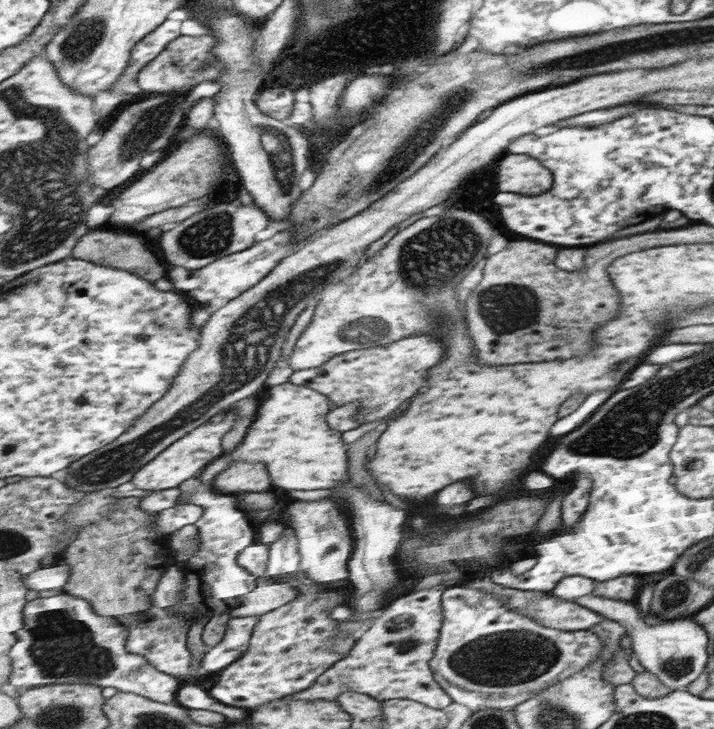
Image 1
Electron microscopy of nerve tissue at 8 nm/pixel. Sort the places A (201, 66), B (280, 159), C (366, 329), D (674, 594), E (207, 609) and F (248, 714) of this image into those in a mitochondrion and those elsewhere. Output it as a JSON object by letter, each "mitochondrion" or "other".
{"A":"mitochondrion","B":"mitochondrion","C":"mitochondrion","D":"mitochondrion","E":"other","F":"other"}

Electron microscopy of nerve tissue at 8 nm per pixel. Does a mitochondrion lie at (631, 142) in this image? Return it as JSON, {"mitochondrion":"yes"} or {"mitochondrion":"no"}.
{"mitochondrion":"no"}

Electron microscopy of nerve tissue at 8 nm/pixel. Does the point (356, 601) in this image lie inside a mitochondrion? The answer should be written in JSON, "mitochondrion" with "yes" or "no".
{"mitochondrion":"no"}

